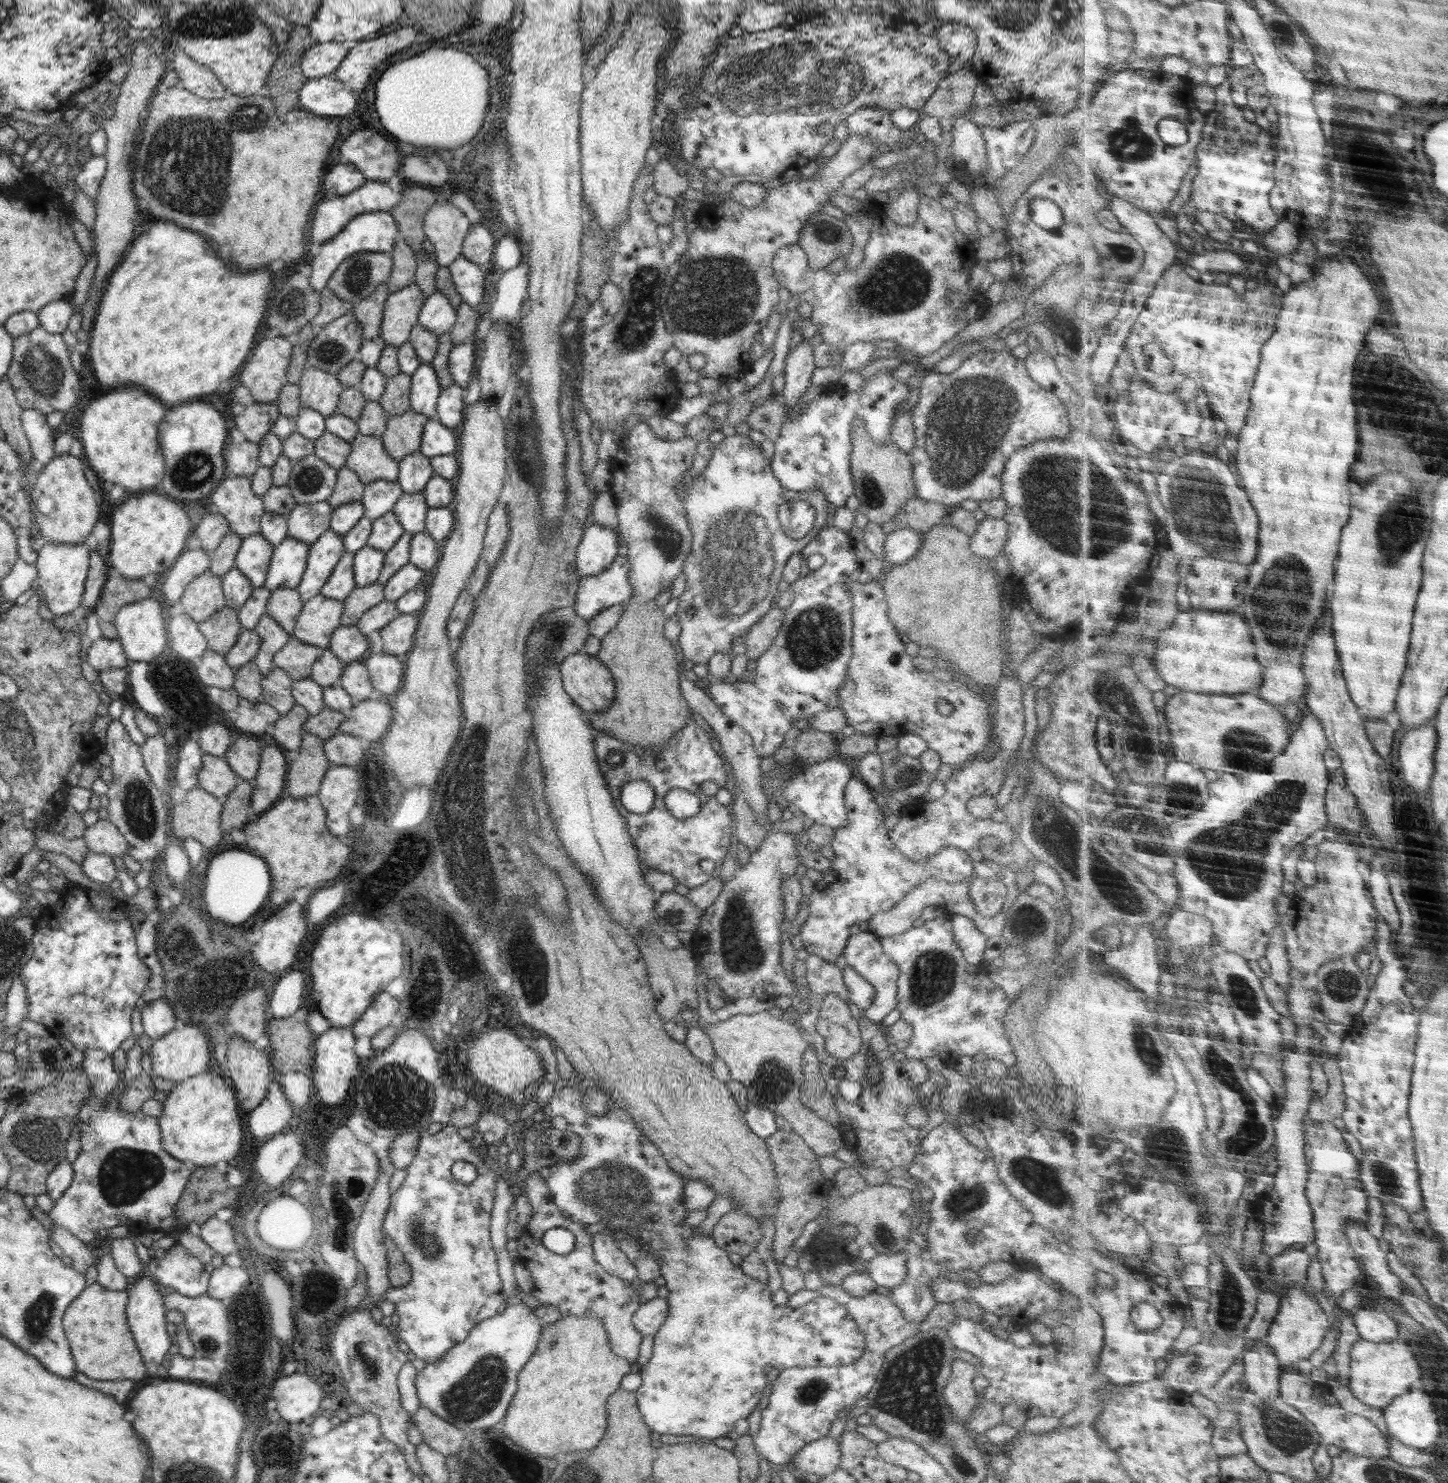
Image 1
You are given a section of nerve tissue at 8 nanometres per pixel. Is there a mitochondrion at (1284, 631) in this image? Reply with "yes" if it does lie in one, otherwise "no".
yes

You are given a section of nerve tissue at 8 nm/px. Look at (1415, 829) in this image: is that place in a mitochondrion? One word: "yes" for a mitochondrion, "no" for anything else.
yes

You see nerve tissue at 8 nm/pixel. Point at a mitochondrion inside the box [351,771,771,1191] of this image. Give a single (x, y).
(398, 1100)

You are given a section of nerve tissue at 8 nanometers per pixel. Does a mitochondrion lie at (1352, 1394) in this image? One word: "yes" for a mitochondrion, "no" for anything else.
no

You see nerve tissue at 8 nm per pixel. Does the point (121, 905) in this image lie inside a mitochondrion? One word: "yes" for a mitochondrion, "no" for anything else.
no

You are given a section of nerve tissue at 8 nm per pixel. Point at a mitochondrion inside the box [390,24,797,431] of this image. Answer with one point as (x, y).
(712, 295)

